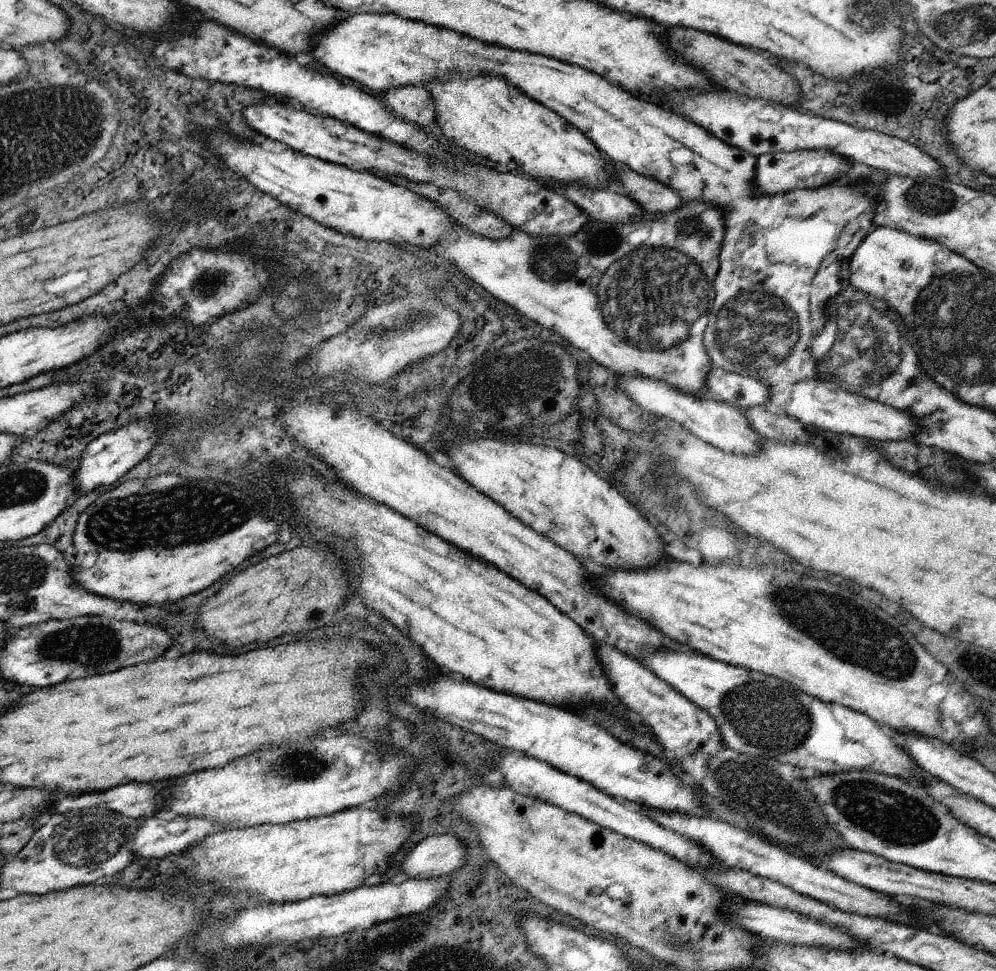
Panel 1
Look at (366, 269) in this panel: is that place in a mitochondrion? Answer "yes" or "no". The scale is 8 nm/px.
no

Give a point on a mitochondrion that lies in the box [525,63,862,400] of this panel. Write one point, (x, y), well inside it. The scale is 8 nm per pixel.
(651, 300)

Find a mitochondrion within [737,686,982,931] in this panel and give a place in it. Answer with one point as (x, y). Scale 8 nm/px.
(892, 815)

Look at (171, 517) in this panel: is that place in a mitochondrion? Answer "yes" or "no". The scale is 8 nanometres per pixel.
yes

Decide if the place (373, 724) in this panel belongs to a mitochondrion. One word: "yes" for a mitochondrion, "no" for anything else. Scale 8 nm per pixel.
no

